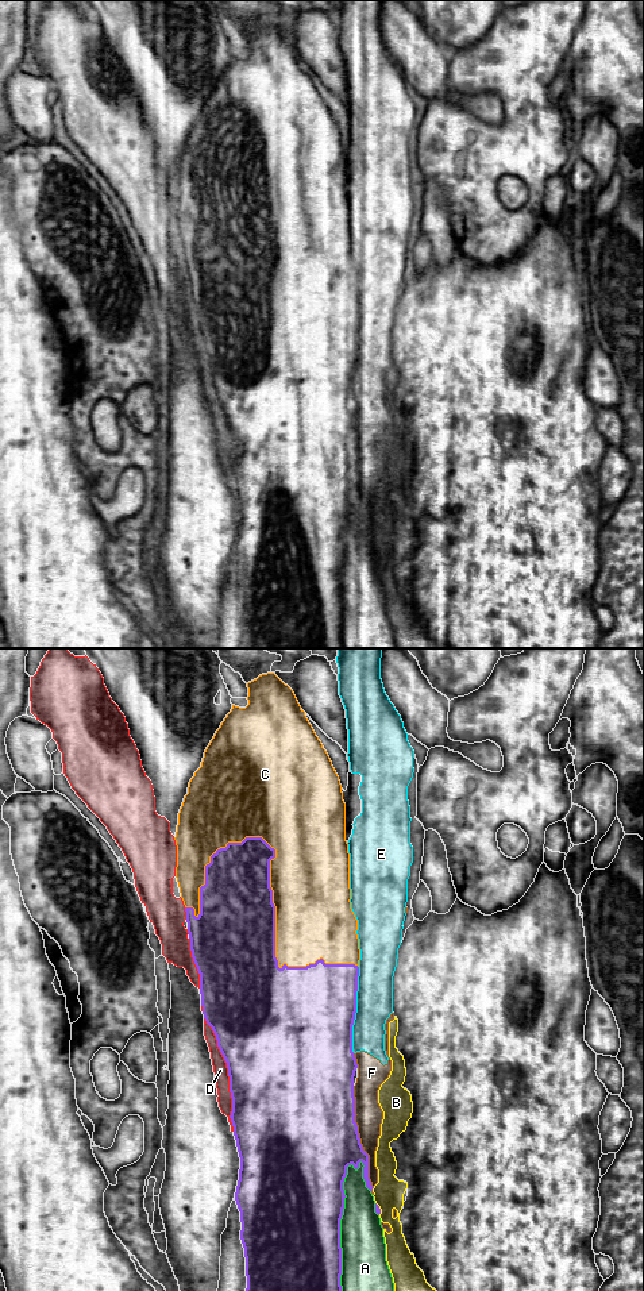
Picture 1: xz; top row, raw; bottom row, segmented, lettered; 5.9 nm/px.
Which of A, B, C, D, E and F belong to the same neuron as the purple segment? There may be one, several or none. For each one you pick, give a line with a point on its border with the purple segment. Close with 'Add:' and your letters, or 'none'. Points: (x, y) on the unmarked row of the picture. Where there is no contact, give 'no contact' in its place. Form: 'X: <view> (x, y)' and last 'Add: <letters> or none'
C: xz (274, 268)
Add: C

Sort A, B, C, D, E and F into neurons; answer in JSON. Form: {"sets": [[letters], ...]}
{"sets": [["A"], ["B", "E", "F"], ["C"], ["D"]]}

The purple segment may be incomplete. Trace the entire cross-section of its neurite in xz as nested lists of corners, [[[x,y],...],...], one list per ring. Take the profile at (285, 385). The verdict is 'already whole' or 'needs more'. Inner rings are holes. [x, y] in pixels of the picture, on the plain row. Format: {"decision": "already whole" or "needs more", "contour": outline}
{"decision": "needs more", "contour": [[[274,24],[259,27],[257,31],[247,35],[248,39],[248,57],[239,59],[232,57],[231,63],[227,66],[220,80],[216,82],[213,90],[204,104],[201,119],[194,124],[194,128],[189,134],[188,146],[184,150],[182,158],[178,165],[178,177],[176,184],[177,197],[177,219],[176,230],[178,234],[181,250],[185,257],[188,285],[190,290],[190,302],[193,313],[200,325],[200,346],[203,366],[207,375],[212,379],[217,398],[227,415],[230,428],[230,444],[232,450],[231,474],[234,478],[234,488],[240,509],[239,532],[235,544],[235,552],[240,563],[240,591],[244,600],[246,609],[246,628],[247,640],[246,648],[343,648],[340,637],[342,627],[342,600],[340,600],[340,571],[344,560],[344,542],[343,533],[347,527],[347,519],[354,517],[359,520],[359,515],[363,515],[363,531],[366,539],[373,543],[371,533],[369,531],[369,506],[363,502],[360,496],[358,477],[355,474],[355,448],[354,448],[354,428],[358,420],[355,406],[352,404],[352,377],[356,365],[356,343],[358,343],[358,328],[359,328],[359,290],[356,286],[358,271],[351,261],[351,240],[350,240],[350,205],[348,196],[346,193],[346,155],[343,153],[342,136],[339,128],[332,117],[332,113],[323,100],[321,93],[316,88],[312,77],[309,76],[305,63],[301,61],[293,42],[285,36]]]}

